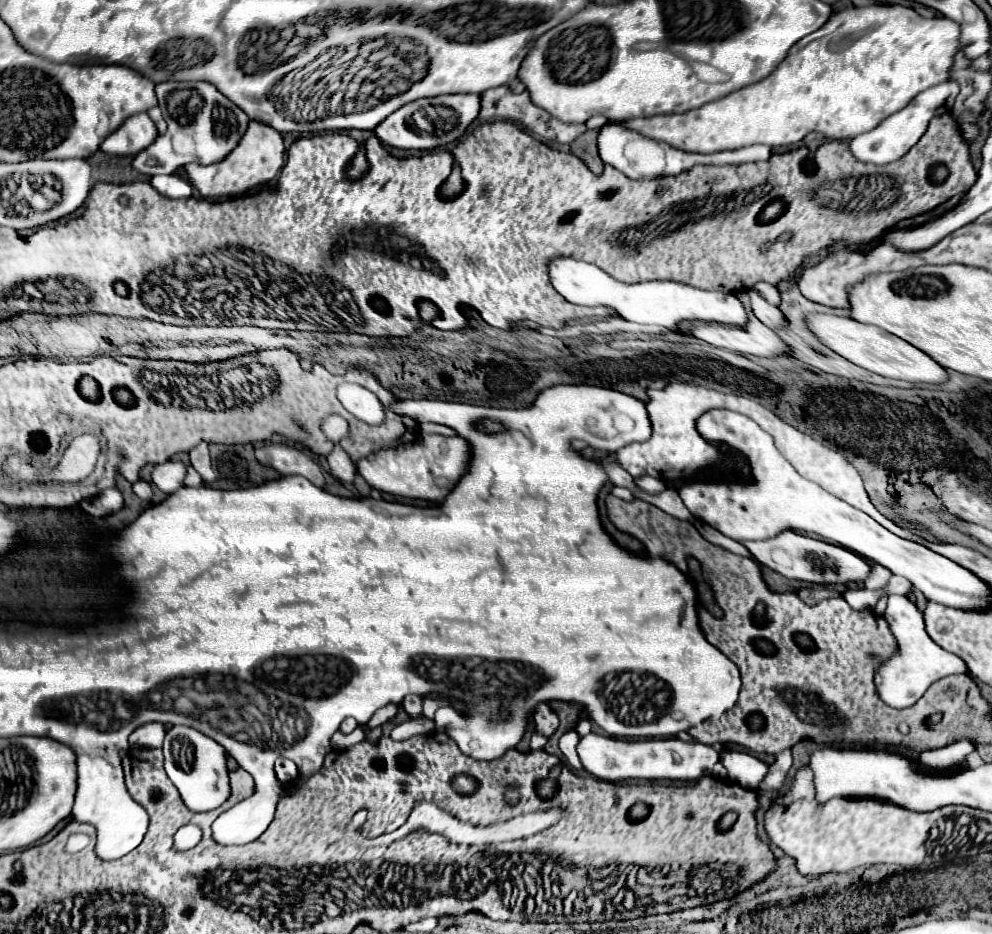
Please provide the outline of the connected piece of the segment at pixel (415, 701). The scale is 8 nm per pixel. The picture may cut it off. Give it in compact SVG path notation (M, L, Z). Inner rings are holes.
M407 695L401 705L409 717L417 717L421 713L421 697L417 697L417 695Z

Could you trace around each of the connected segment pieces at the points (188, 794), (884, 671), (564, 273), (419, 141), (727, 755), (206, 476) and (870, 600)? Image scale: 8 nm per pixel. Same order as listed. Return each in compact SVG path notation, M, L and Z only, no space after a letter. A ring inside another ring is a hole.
M173 725L165 735L163 753L165 753L165 771L191 811L197 813L211 811L227 801L229 797L227 757L225 749L217 741L213 741L211 737L203 735L193 727Z
M889 595L883 617L885 617L885 621L889 621L889 629L897 637L897 643L899 643L899 653L893 659L889 659L887 663L883 663L875 677L877 691L885 703L889 703L891 707L897 707L897 709L911 707L927 691L927 687L933 681L937 681L945 675L951 675L951 673L967 673L963 659L941 649L937 643L931 641L931 637L925 631L923 613L907 597Z
M553 259L549 267L549 277L553 287L575 305L607 305L613 307L619 317L635 323L655 323L667 329L677 329L681 321L705 321L705 323L721 323L721 325L737 325L745 327L749 323L749 313L745 305L733 295L723 291L703 291L675 281L645 281L635 285L623 285L613 279L599 267L577 261L577 259Z
M437 95L409 101L375 127L375 135L397 149L435 149L459 139L479 115L479 95Z
M723 749L723 767L727 769L727 777L733 783L739 783L741 787L747 789L757 789L759 783L769 773L767 763L735 749Z
M207 443L197 445L189 455L191 455L191 465L199 471L199 475L203 477L203 481L209 485L213 481L213 469L211 469L211 461L209 461Z
M855 589L855 591L847 591L843 597L845 597L845 601L847 601L853 609L863 611L863 609L871 609L871 607L877 603L879 593L875 593L875 591L865 591L865 589Z

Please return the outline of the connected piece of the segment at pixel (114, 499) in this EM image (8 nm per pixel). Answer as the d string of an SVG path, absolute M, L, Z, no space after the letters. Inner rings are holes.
M113 487L113 489L105 489L101 491L101 495L95 495L91 499L85 499L79 503L79 507L91 515L91 517L101 517L101 515L113 515L123 507L123 497L121 493Z

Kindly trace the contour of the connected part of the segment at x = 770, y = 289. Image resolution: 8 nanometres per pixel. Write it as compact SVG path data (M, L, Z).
M757 283L755 289L757 289L769 303L773 303L773 305L779 305L779 303L781 303L781 297L779 297L777 287L773 287L773 285L769 285L769 283Z

